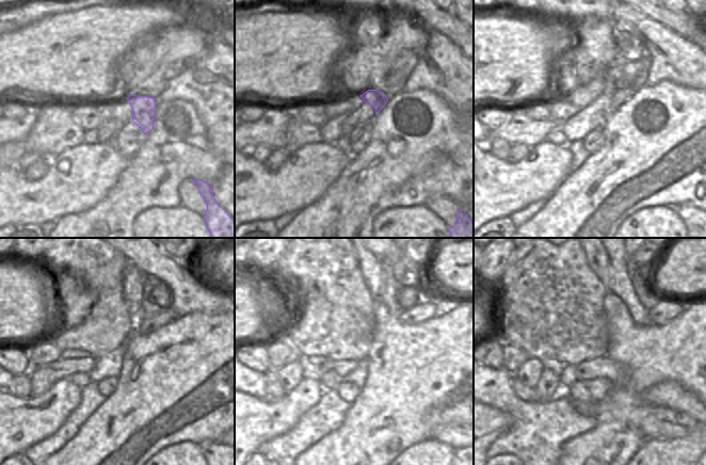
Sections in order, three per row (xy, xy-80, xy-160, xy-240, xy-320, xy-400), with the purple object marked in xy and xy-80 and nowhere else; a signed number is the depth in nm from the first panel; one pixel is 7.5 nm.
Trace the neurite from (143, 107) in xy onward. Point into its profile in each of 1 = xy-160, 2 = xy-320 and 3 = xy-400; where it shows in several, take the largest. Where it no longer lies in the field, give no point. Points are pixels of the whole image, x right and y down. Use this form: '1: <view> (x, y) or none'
1: xy-160 (609, 87)
2: xy-320 (371, 268)
3: xy-400 (597, 259)

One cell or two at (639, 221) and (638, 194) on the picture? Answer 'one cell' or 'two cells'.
two cells

